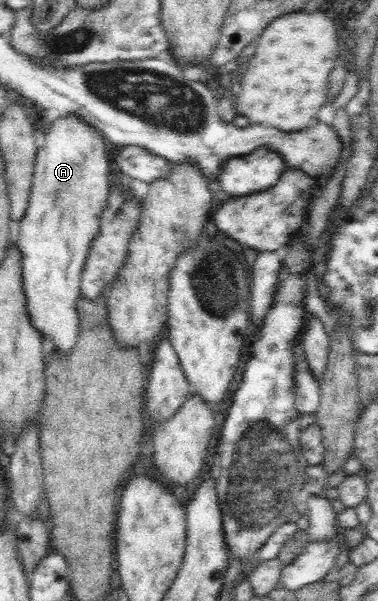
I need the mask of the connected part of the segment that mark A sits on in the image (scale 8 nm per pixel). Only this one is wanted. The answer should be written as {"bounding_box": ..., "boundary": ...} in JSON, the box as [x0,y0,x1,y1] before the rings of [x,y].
{"bounding_box":[16,114,113,355],"boundary":[[[76,114],[57,118],[46,132],[45,143],[36,153],[32,187],[26,215],[19,221],[16,246],[22,252],[22,283],[30,322],[43,338],[50,337],[60,355],[76,346],[80,317],[76,301],[81,294],[82,270],[90,251],[90,244],[98,235],[101,215],[107,206],[113,182],[104,136],[90,122]]]}

